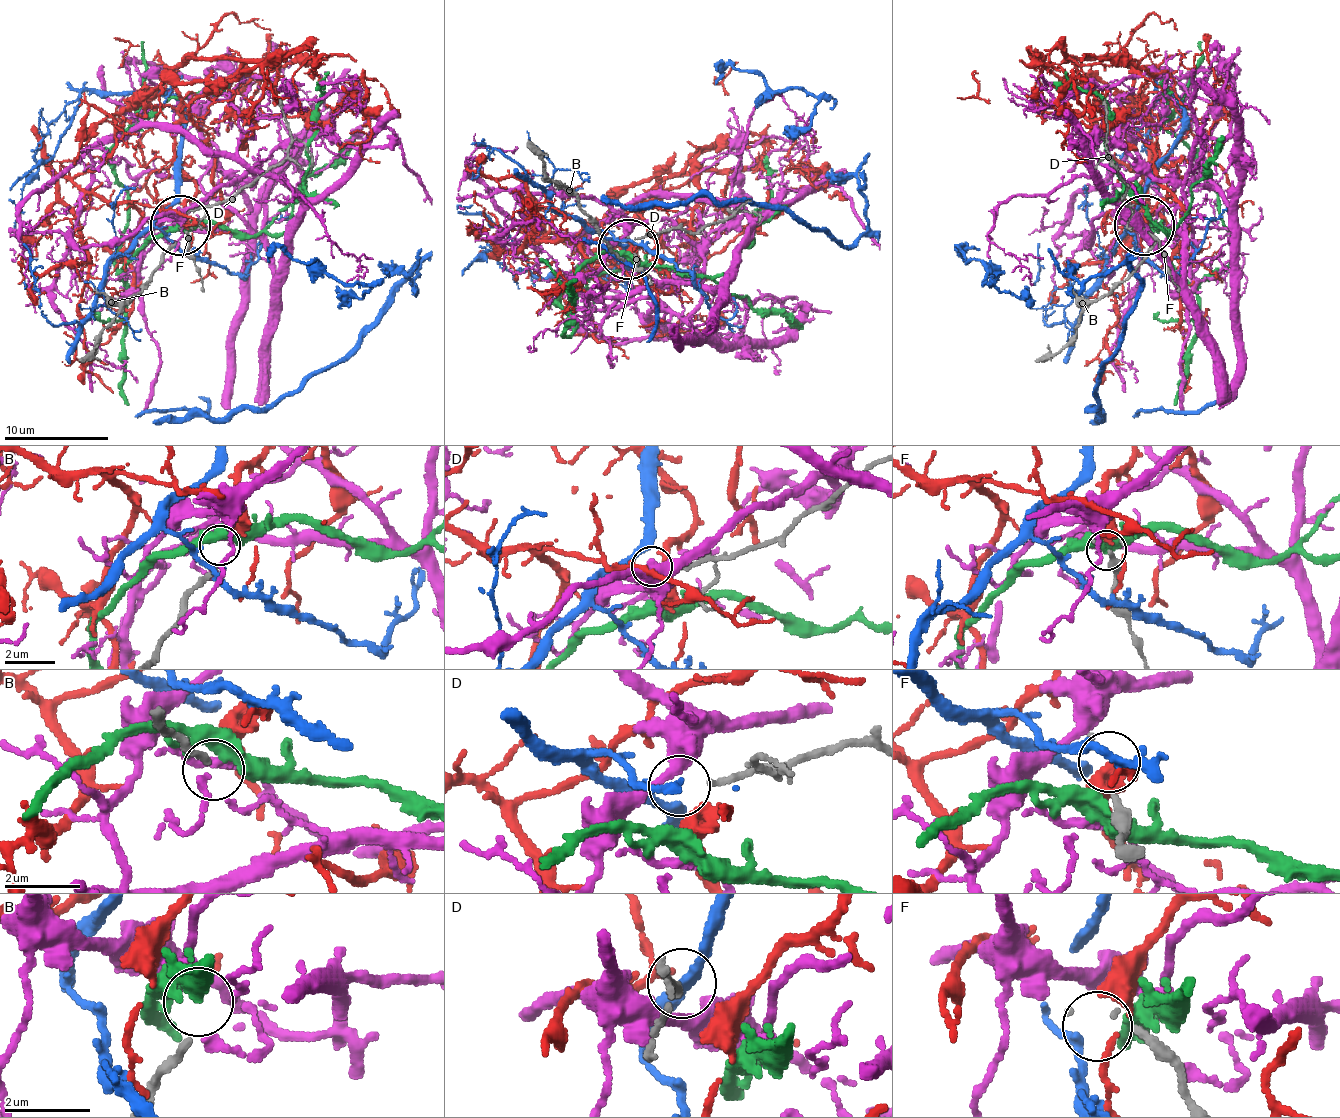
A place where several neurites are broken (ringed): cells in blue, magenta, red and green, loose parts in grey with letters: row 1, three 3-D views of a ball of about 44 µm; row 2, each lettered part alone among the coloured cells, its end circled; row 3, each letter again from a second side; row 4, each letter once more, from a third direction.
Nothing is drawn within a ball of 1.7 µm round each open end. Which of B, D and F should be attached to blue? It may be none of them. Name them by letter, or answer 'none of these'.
D

